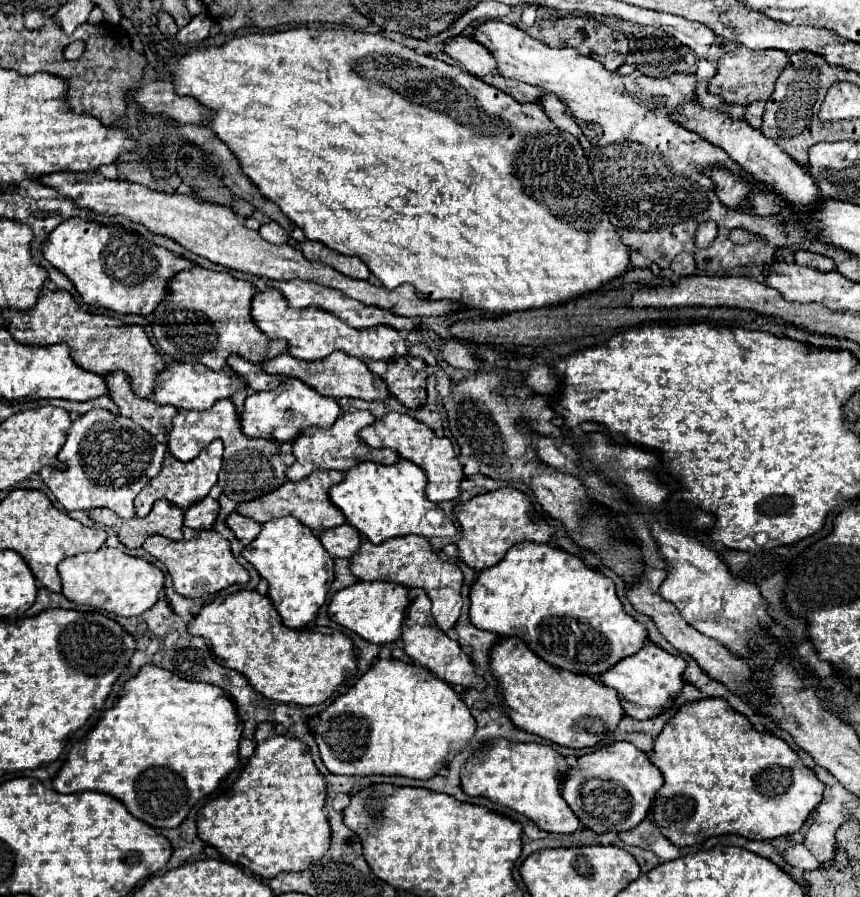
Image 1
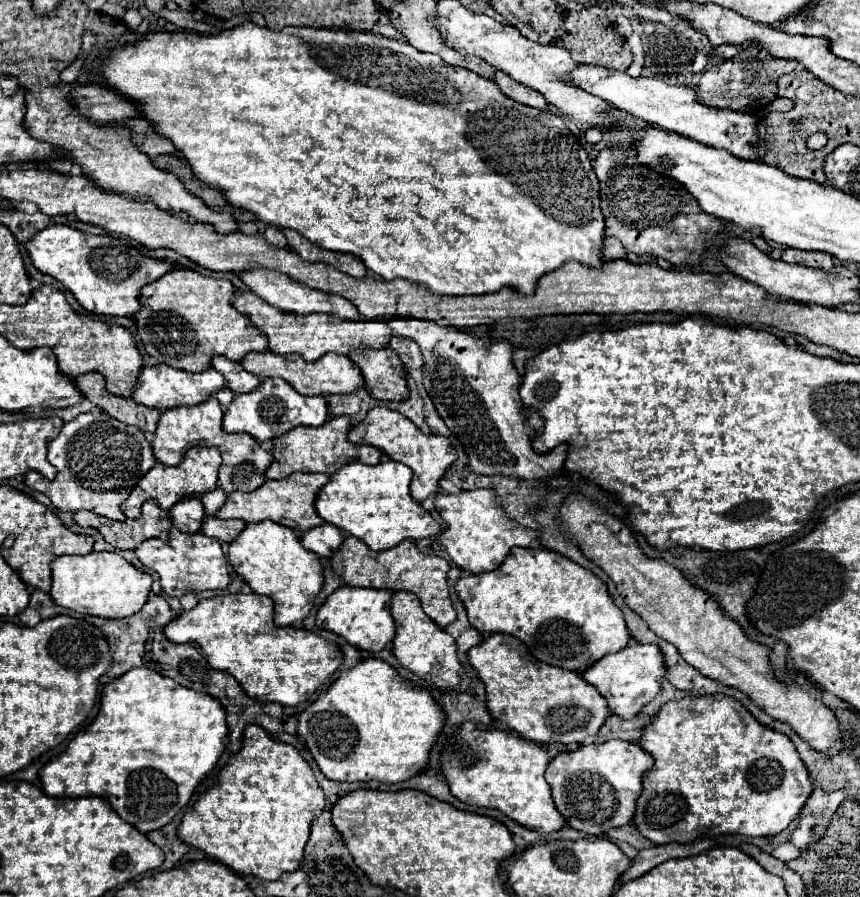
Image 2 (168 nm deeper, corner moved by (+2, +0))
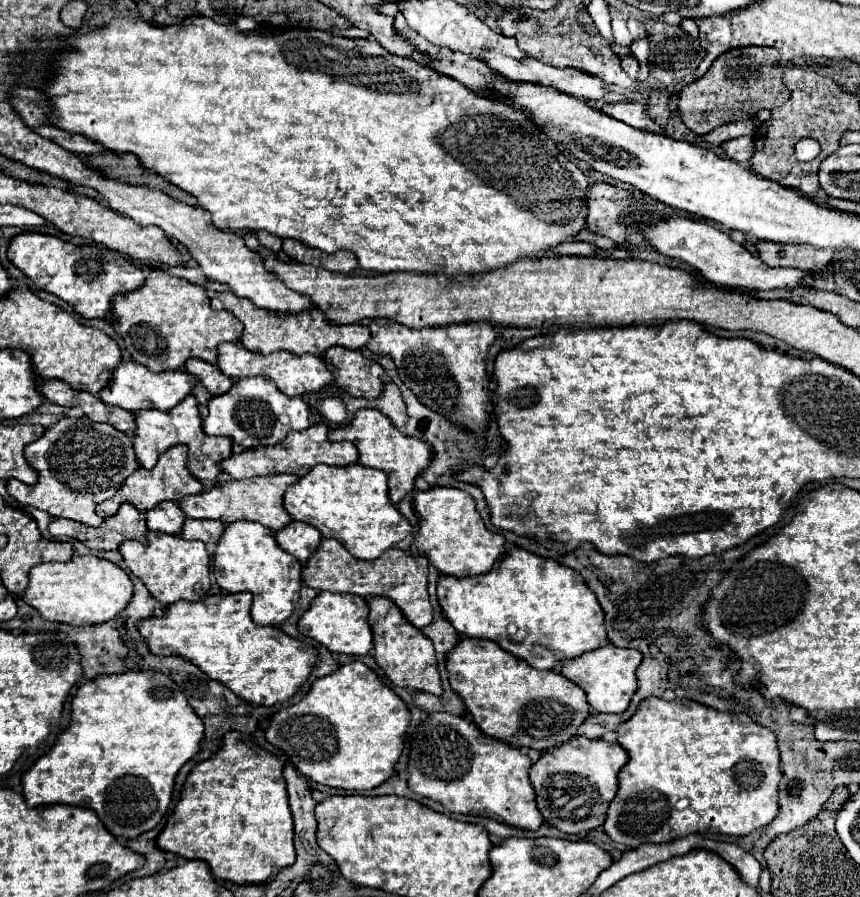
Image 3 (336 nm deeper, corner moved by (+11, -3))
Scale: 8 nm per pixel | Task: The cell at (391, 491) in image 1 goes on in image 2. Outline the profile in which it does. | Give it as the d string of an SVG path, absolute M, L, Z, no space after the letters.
M390 459L380 461L374 467L348 463L330 475L330 481L318 491L314 507L326 523L358 537L372 551L392 549L404 539L416 541L442 533L442 525L438 525L432 515L410 497L410 479L412 469Z

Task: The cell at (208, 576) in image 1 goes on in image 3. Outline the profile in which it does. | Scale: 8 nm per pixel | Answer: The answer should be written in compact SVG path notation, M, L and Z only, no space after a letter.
M149 532L147 544L141 544L137 540L127 540L119 546L119 552L125 558L127 568L143 580L147 590L155 600L161 604L171 604L177 600L201 600L207 596L211 588L209 580L209 566L211 558L203 542L199 540L185 540L181 536L173 534L161 534L161 532Z

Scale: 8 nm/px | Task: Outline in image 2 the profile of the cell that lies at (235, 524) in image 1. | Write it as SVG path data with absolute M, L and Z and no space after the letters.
M206 517L200 531L208 537L230 543L230 541L234 541L234 537L238 537L242 533L244 527L246 527L246 523L238 521L238 519L226 519L224 521L224 519L218 519L218 517Z

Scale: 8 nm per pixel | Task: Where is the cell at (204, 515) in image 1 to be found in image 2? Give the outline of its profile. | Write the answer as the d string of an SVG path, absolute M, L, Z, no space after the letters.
M196 497L182 499L170 509L170 521L182 533L198 533L204 517L206 517L204 507Z

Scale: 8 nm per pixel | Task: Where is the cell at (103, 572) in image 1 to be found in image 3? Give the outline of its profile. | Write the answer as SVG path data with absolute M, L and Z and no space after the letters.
M73 556L69 562L45 562L33 566L23 600L37 608L45 620L91 626L115 618L129 604L131 596L133 582L117 564L97 556Z

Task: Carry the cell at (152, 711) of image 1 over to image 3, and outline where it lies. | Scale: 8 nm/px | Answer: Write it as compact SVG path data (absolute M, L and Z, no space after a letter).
M137 670L125 674L103 674L77 688L69 728L57 738L55 746L41 756L23 776L23 796L27 806L71 804L93 808L109 832L121 840L137 838L155 828L167 814L173 798L175 776L181 766L201 750L205 726L189 708L181 692L165 696L171 680L153 670Z

